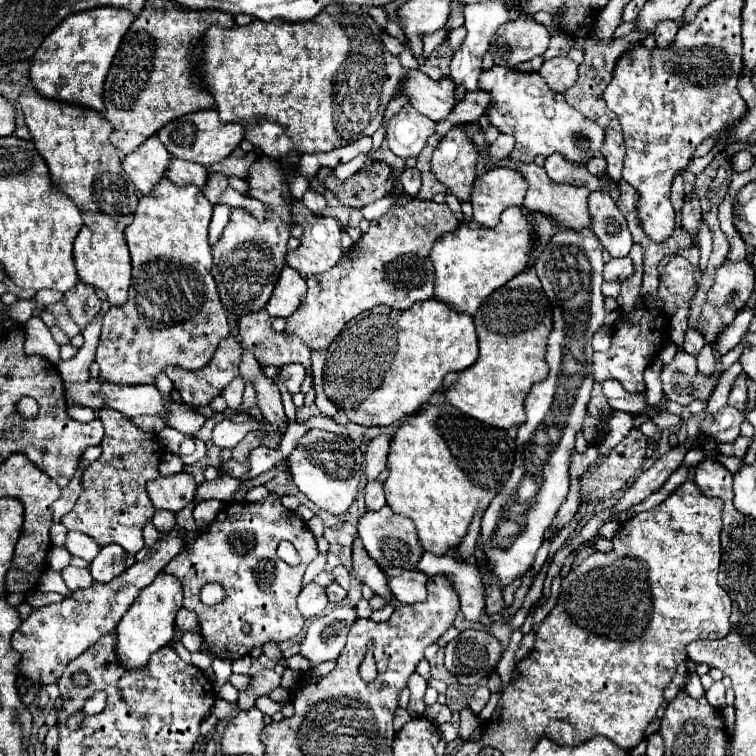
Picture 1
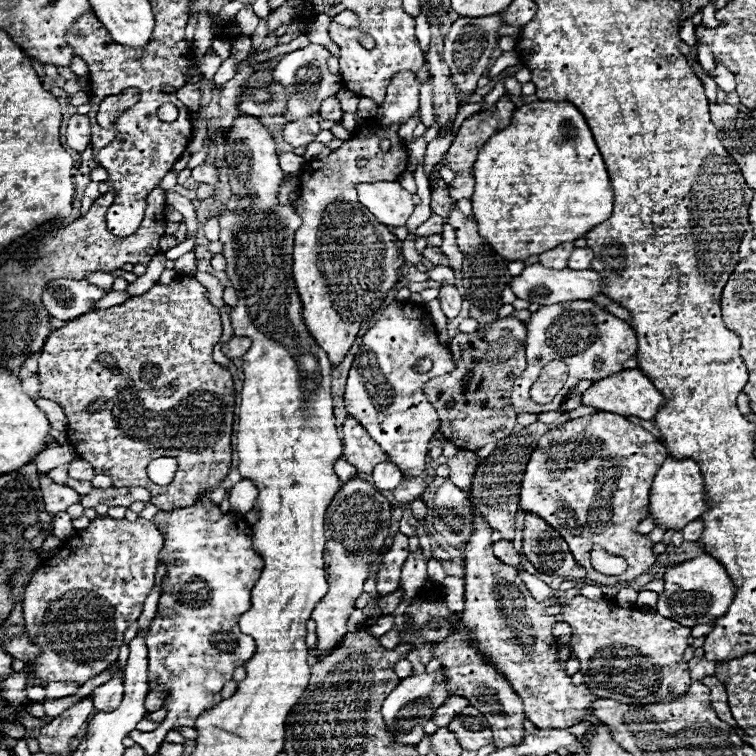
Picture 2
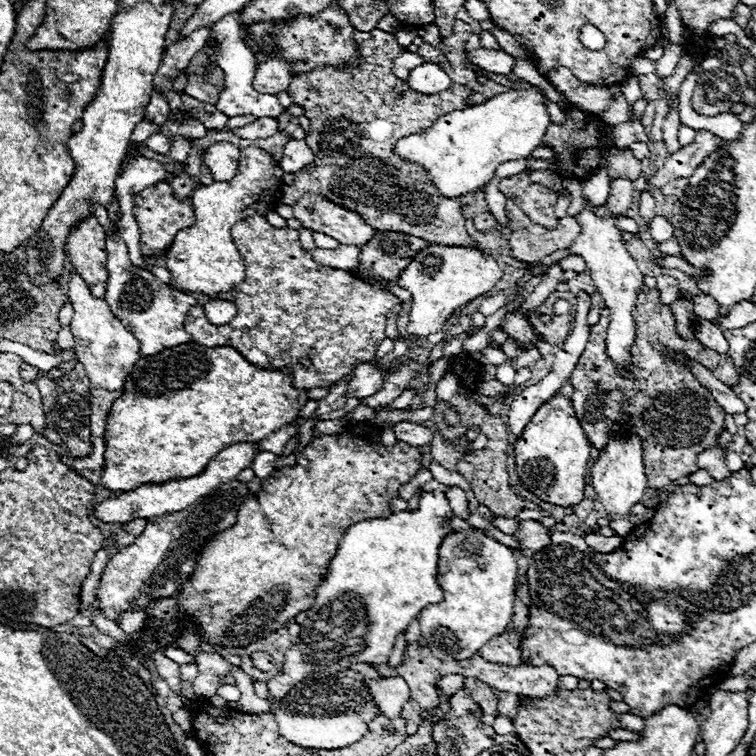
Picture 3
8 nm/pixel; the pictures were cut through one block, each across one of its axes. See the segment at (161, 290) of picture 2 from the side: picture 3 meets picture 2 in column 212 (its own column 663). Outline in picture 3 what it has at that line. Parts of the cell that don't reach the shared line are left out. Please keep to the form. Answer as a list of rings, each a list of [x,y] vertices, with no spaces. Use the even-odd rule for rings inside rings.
[[[644,288],[638,296],[633,309],[636,336],[631,347],[632,380],[630,372],[622,374],[616,364],[606,356],[606,328],[608,328],[608,310],[602,310],[598,324],[590,328],[588,344],[578,360],[578,368],[570,376],[574,386],[572,408],[586,438],[594,448],[602,450],[610,438],[610,424],[616,420],[626,420],[632,416],[638,436],[642,436],[644,446],[644,468],[648,476],[648,486],[656,490],[668,488],[674,480],[686,478],[698,470],[696,458],[702,450],[708,450],[716,444],[718,434],[724,430],[724,414],[718,408],[716,400],[694,380],[686,366],[678,366],[672,360],[672,352],[682,352],[700,364],[706,364],[718,380],[726,386],[738,384],[738,372],[728,354],[716,354],[710,348],[702,348],[698,340],[684,340],[674,332],[674,316],[670,306],[658,304],[658,290]],[[660,350],[668,352],[668,360],[660,356]]]

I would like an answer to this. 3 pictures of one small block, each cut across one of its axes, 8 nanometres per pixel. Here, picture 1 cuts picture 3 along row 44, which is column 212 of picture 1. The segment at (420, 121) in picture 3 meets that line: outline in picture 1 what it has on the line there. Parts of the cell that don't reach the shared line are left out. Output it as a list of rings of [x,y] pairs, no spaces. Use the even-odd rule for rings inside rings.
[[[226,336],[220,340],[218,344],[218,350],[216,354],[212,356],[212,362],[208,362],[208,366],[200,368],[200,370],[184,370],[184,368],[178,368],[178,366],[168,366],[164,372],[166,376],[172,380],[174,388],[180,392],[184,404],[188,406],[208,406],[216,396],[222,394],[222,390],[238,376],[238,364],[240,364],[240,356],[242,356],[242,348],[238,346],[238,342],[232,338],[232,336]]]

